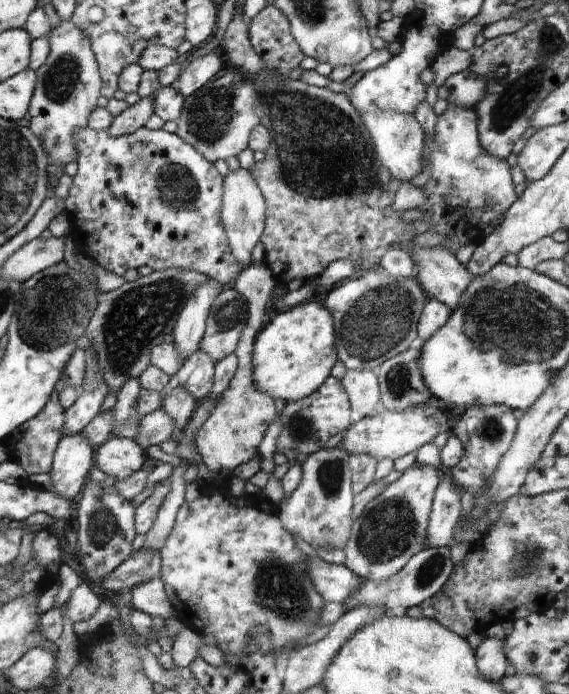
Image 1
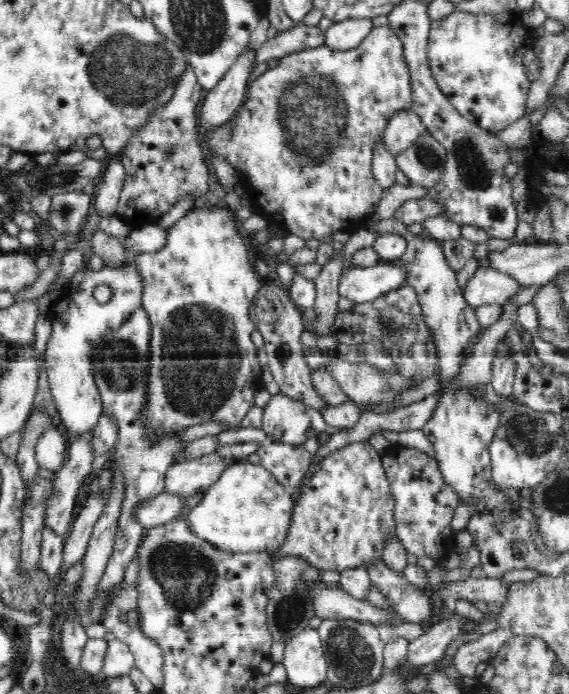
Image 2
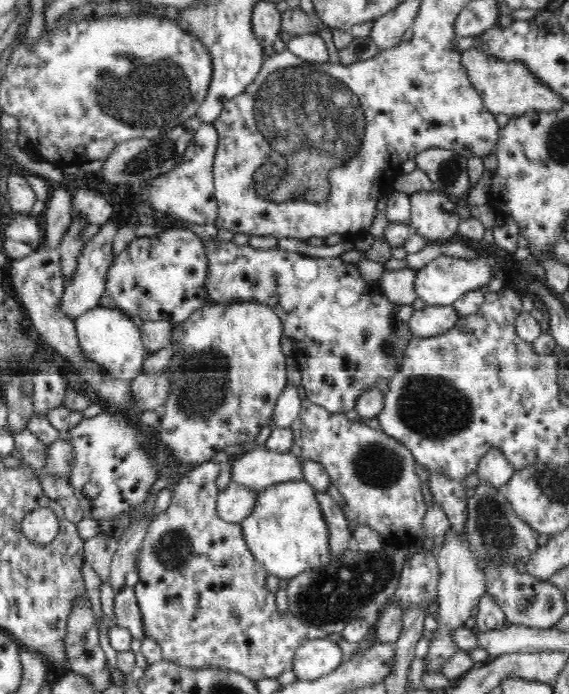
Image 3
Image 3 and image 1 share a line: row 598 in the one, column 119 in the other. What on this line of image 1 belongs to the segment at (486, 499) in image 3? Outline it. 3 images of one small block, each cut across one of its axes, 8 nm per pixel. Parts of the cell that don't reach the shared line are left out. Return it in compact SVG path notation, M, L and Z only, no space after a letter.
M118 436L94 449L94 455L94 464L116 481L140 470L146 460L146 451L134 439Z

